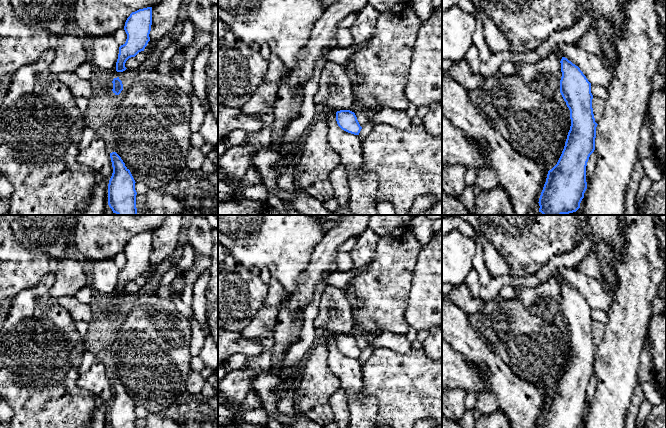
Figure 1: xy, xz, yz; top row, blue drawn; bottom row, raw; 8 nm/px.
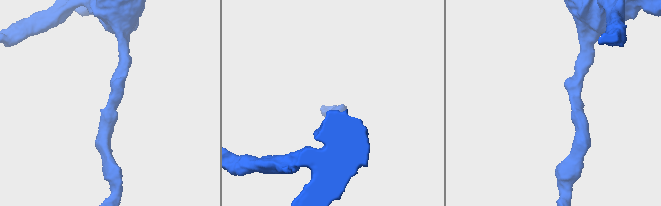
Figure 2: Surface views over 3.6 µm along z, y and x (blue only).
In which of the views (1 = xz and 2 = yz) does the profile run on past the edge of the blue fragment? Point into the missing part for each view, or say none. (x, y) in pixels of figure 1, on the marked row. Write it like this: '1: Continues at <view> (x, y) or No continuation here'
1: No continuation here
2: No continuation here

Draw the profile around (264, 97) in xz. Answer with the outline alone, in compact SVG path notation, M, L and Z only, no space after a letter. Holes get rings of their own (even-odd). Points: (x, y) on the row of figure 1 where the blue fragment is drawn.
M281 80L263 82L242 107L245 114L258 116L263 126L257 133L247 133L246 142L240 146L227 148L218 160L218 170L231 182L239 182L252 166L252 157L272 145L274 128L274 106Z

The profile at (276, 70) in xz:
M271 54L268 59L266 74L263 76L263 82L277 82L284 78L290 69L282 62L279 56Z

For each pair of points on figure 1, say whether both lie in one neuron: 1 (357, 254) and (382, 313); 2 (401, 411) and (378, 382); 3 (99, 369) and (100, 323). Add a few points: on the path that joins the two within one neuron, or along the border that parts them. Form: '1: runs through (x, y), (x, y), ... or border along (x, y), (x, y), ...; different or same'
1: border along (376, 247), (374, 258), (368, 264), (356, 270); different
2: runs through (400, 404), (385, 389); same
3: border along (97, 359), (105, 367), (109, 377); different

